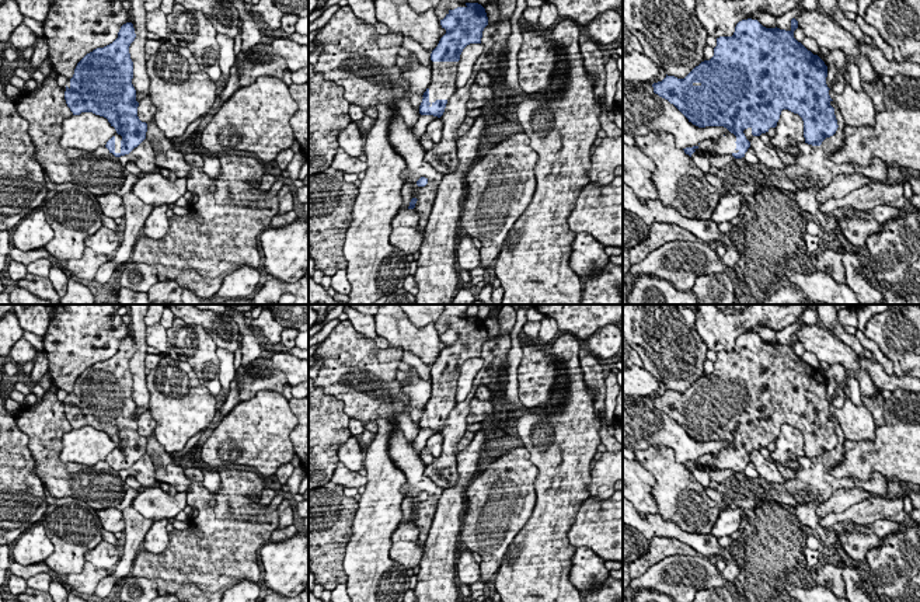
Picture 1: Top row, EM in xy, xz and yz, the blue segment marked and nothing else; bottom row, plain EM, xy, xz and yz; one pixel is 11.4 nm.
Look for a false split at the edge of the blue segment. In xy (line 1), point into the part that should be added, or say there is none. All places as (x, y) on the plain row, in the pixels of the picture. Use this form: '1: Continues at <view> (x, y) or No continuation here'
1: Continues at xy (118, 452)

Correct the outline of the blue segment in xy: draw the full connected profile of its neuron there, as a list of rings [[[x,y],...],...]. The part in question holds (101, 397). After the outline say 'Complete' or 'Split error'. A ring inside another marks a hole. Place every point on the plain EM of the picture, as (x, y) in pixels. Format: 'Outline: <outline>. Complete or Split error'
Outline: [[[123,338],[112,358],[94,363],[77,377],[65,406],[73,429],[93,427],[115,442],[116,448],[105,459],[115,471],[129,469],[147,446],[147,438],[137,431],[139,417],[132,399],[129,361],[135,352],[133,338]]]. Split error

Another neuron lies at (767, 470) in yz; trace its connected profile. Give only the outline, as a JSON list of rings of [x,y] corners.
[[[752,450],[749,456],[759,473],[759,477],[764,479],[767,483],[785,483],[785,477],[778,471],[777,466],[764,459],[760,450]]]

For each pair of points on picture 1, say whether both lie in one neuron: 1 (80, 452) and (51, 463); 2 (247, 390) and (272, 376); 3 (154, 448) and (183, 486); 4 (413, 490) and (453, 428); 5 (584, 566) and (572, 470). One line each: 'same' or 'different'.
1: different
2: same
3: same
4: different
5: different

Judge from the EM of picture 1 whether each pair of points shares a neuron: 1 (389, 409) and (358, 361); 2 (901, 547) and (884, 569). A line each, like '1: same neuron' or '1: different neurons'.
1: same neuron
2: same neuron

